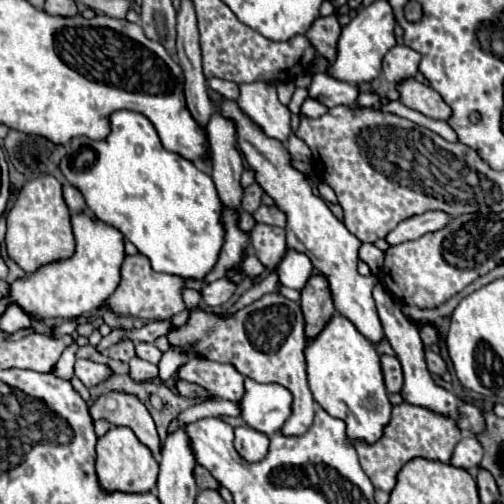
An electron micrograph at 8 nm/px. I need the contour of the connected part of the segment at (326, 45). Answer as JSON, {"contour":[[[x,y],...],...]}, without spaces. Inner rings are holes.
{"contour":[[[331,14],[331,16],[319,16],[311,24],[311,30],[307,30],[305,36],[319,54],[323,54],[327,60],[335,60],[339,34],[341,34],[341,26],[337,22],[337,14]]]}

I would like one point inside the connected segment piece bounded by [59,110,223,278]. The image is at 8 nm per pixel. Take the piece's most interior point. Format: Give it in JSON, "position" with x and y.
{"position":[166,206]}

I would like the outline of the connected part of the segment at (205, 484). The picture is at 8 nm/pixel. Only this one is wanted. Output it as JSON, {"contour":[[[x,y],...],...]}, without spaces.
{"contour":[[[197,466],[195,468],[195,482],[199,486],[199,490],[205,490],[205,488],[219,488],[219,482],[203,468],[203,466]]]}

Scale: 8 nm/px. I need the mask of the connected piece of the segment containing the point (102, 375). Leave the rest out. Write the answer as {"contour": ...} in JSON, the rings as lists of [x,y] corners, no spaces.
{"contour":[[[77,360],[75,362],[75,376],[87,388],[93,388],[93,386],[105,382],[111,374],[113,374],[113,370],[105,364],[97,364],[97,362],[91,362],[91,360]]]}

